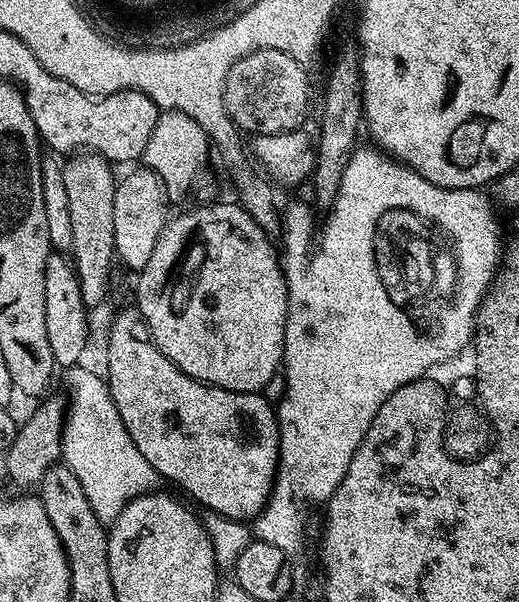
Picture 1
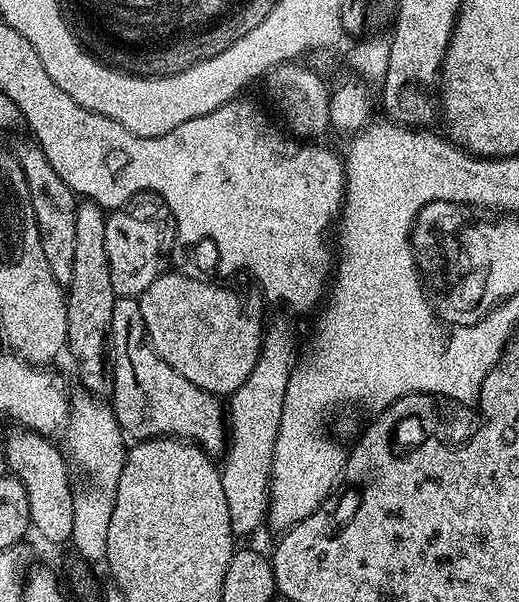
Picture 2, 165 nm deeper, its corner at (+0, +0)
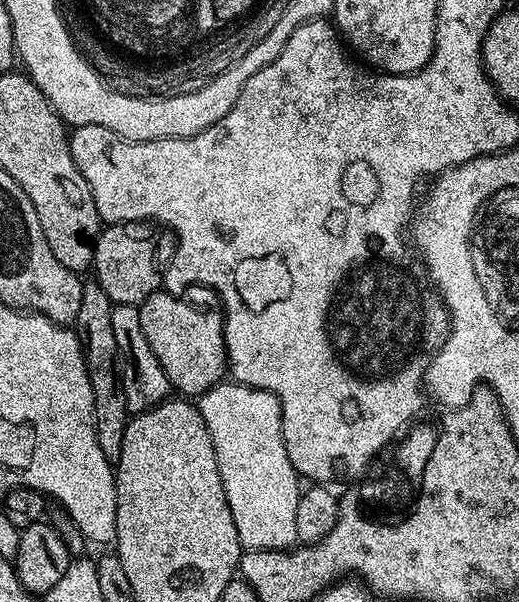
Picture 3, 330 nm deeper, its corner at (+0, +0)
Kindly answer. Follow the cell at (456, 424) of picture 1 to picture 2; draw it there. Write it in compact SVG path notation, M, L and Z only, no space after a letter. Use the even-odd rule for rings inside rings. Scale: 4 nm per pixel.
M481 388L478 393L468 395L466 400L424 398L409 413L393 416L393 447L397 454L410 452L424 456L430 448L443 449L445 453L464 452L489 423L488 413L484 412L483 398L484 392Z

